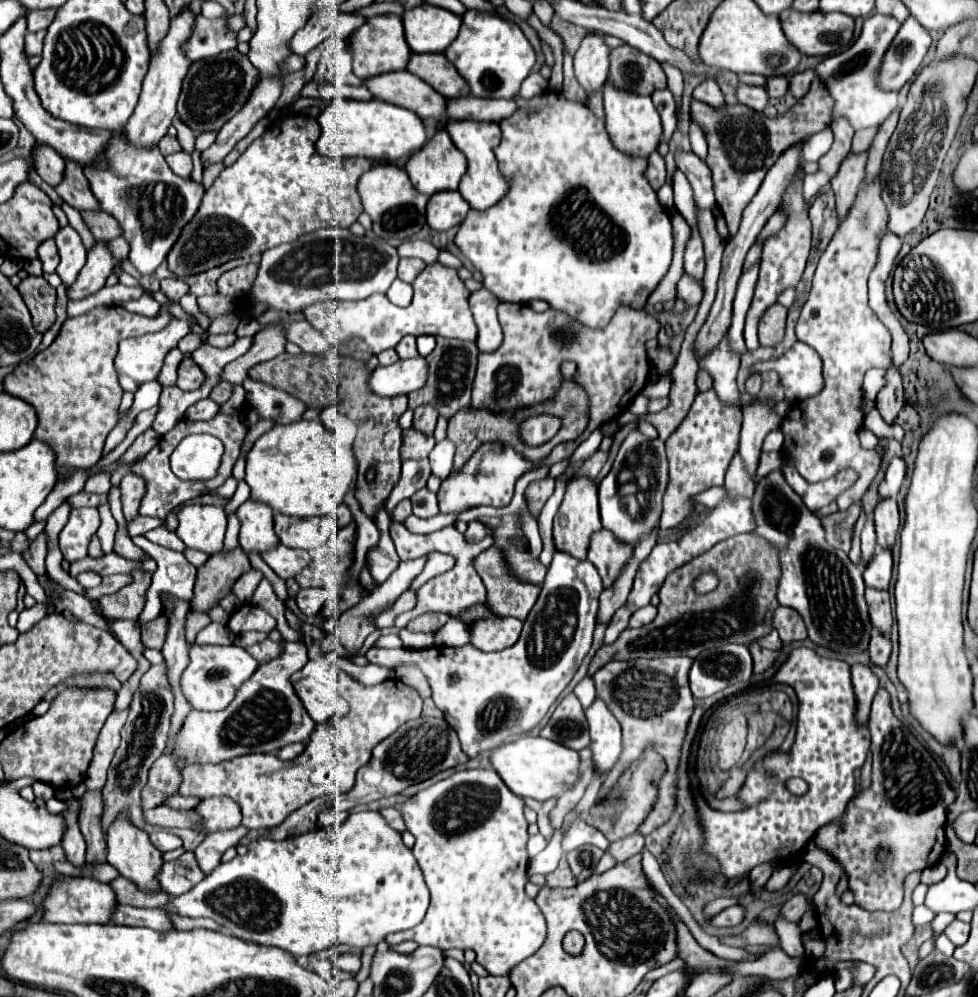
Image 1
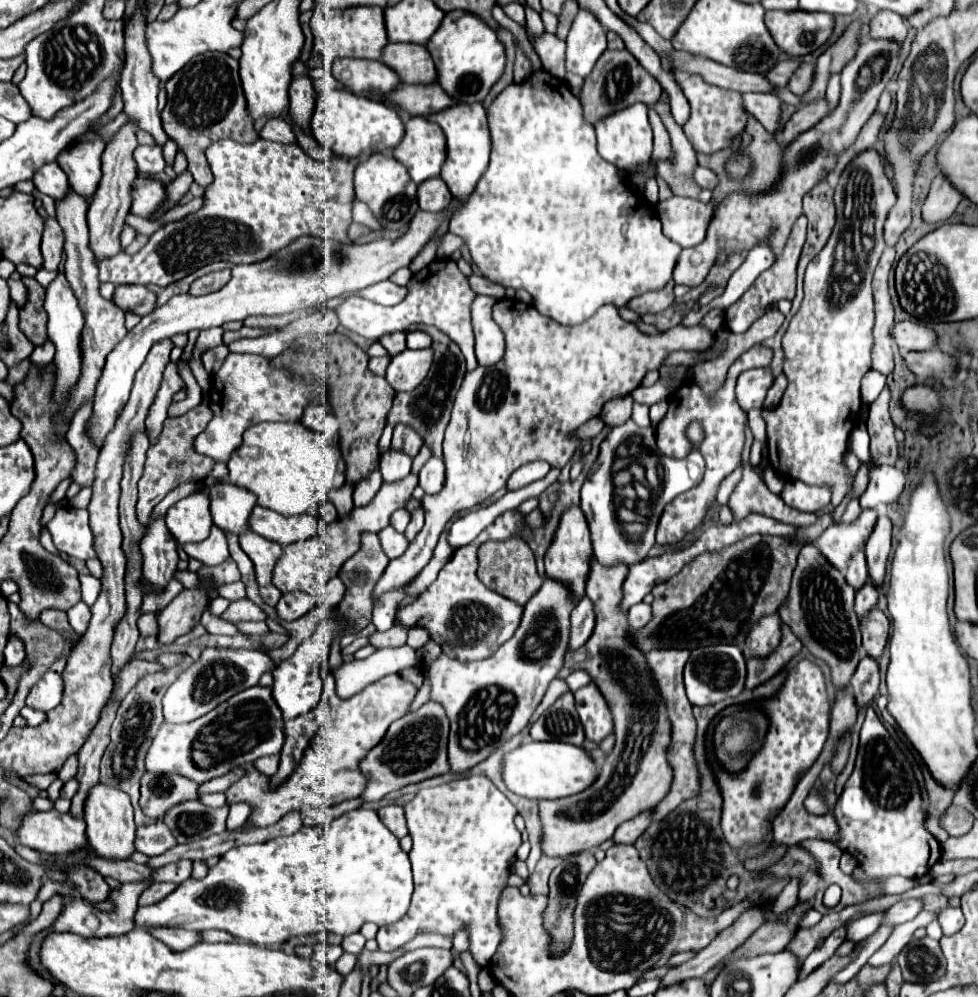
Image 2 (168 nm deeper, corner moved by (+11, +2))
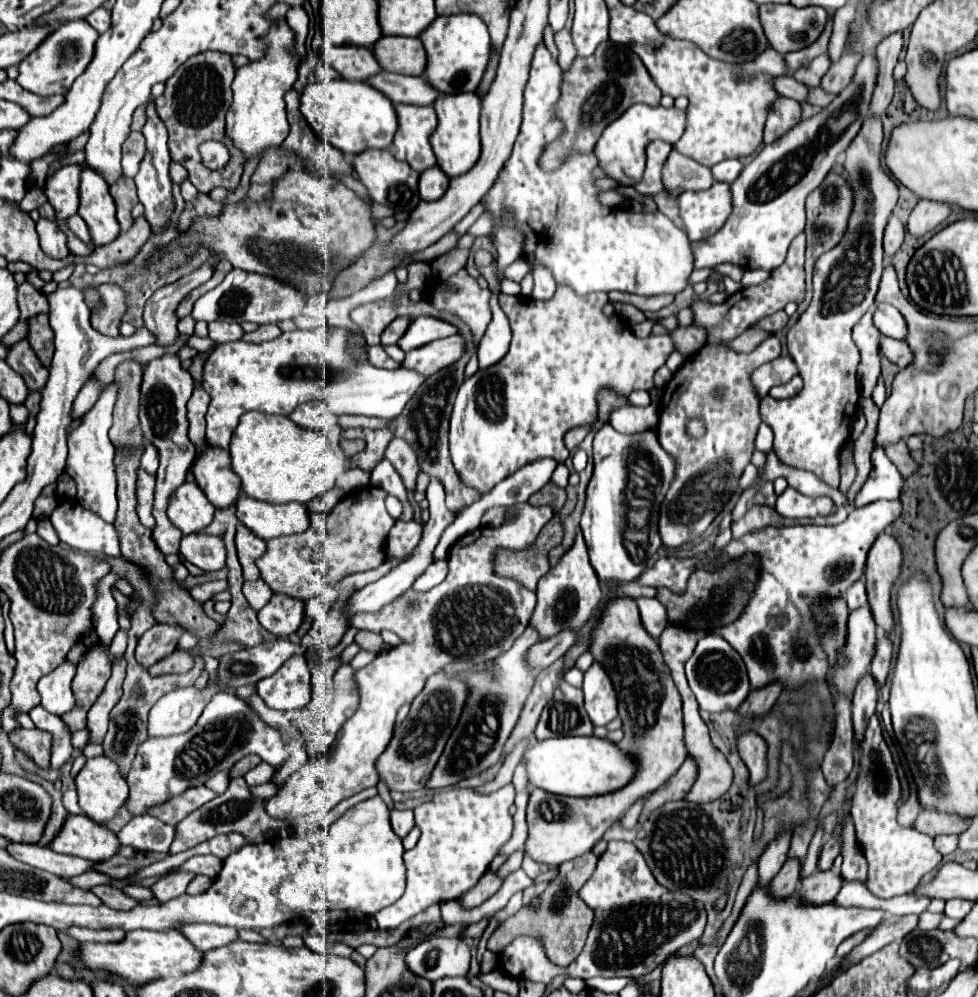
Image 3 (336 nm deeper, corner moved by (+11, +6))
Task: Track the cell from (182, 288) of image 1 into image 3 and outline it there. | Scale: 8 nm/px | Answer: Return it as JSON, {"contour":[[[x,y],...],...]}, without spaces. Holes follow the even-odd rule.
{"contour":[[[100,285],[98,291],[102,295],[104,309],[92,313],[92,327],[96,327],[96,331],[100,331],[104,335],[114,337],[114,335],[118,335],[122,319],[128,311],[126,293],[118,285]]]}

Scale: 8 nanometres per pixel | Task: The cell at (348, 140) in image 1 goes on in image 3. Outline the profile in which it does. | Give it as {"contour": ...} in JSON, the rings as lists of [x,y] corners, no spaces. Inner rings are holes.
{"contour":[[[344,79],[312,83],[302,91],[300,103],[300,111],[312,131],[342,153],[358,155],[364,149],[388,149],[398,129],[398,115],[392,101],[368,83]]]}

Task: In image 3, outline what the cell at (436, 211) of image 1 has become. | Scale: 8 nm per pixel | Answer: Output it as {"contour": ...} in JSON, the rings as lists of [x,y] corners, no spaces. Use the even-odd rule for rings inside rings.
{"contour":[[[432,167],[432,169],[426,169],[422,175],[420,175],[420,197],[424,201],[436,201],[440,199],[446,189],[448,189],[448,177],[444,171],[440,171],[438,167]]]}

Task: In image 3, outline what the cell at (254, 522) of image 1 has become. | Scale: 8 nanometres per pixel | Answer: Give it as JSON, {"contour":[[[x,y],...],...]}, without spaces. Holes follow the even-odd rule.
{"contour":[[[208,449],[204,457],[196,459],[196,483],[216,509],[236,505],[240,497],[240,477],[230,467],[230,453],[222,449]]]}

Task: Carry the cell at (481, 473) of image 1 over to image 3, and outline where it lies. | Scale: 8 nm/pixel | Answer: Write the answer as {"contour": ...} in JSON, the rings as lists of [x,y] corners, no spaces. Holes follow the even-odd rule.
{"contour":[[[558,289],[550,301],[534,301],[524,295],[500,295],[500,307],[512,327],[510,351],[496,365],[466,377],[458,389],[452,410],[450,455],[460,479],[466,485],[486,493],[496,483],[534,459],[552,457],[558,463],[564,463],[570,455],[562,441],[564,433],[572,427],[594,423],[598,419],[596,397],[602,389],[610,389],[620,397],[628,397],[636,389],[648,391],[654,387],[652,377],[656,369],[660,369],[670,353],[676,351],[672,335],[648,335],[640,339],[626,323],[622,323],[618,315],[604,315],[602,309],[606,303],[606,293],[576,297],[570,289]]]}

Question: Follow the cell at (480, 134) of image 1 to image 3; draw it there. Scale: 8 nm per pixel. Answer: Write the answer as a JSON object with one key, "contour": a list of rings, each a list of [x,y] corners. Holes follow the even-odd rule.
{"contour":[[[458,93],[458,95],[440,95],[434,101],[434,109],[438,115],[438,127],[432,135],[432,149],[438,159],[438,167],[448,177],[460,177],[468,173],[476,161],[480,159],[482,143],[480,143],[480,111],[482,101],[476,93]]]}

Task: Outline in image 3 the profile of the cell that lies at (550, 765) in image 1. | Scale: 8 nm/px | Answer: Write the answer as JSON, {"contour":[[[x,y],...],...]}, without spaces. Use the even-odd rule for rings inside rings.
{"contour":[[[554,737],[538,741],[534,747],[526,749],[524,753],[528,783],[532,787],[544,789],[554,795],[570,795],[570,797],[590,797],[600,793],[610,793],[610,789],[620,789],[620,785],[626,785],[632,779],[632,765],[628,765],[628,757],[616,749],[614,743],[608,743],[608,739],[598,737]]]}

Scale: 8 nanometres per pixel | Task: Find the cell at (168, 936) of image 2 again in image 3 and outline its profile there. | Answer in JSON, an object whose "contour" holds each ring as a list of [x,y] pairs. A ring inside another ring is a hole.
{"contour":[[[182,925],[178,929],[198,951],[216,949],[220,945],[228,945],[238,939],[236,929],[220,927],[220,925]]]}

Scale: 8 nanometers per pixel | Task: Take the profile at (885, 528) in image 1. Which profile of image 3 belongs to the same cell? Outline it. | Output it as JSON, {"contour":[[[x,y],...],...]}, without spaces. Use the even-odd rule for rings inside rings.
{"contour":[[[880,533],[874,541],[868,561],[866,561],[866,591],[868,591],[868,605],[872,609],[874,621],[880,629],[894,629],[894,617],[890,611],[890,589],[900,575],[902,565],[902,551],[898,541],[888,535]]]}

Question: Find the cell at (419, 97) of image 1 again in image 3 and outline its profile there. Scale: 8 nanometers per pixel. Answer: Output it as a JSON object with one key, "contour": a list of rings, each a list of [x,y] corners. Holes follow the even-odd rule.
{"contour":[[[324,45],[320,49],[320,59],[336,69],[348,81],[366,81],[372,75],[382,73],[374,53],[370,49],[360,49],[354,45]]]}

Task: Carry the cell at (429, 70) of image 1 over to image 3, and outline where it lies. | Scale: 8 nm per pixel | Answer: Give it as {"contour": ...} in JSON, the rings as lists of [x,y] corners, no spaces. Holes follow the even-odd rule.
{"contour":[[[380,37],[374,55],[382,69],[400,75],[422,75],[426,69],[424,45],[418,37]]]}

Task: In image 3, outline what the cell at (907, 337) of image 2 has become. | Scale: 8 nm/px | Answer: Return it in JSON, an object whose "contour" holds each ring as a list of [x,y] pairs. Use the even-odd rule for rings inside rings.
{"contour":[[[878,305],[876,311],[874,311],[874,325],[878,327],[878,331],[886,337],[892,337],[892,339],[900,339],[900,341],[906,341],[908,337],[908,325],[906,325],[906,319],[902,317],[900,311],[896,311],[892,305]]]}

